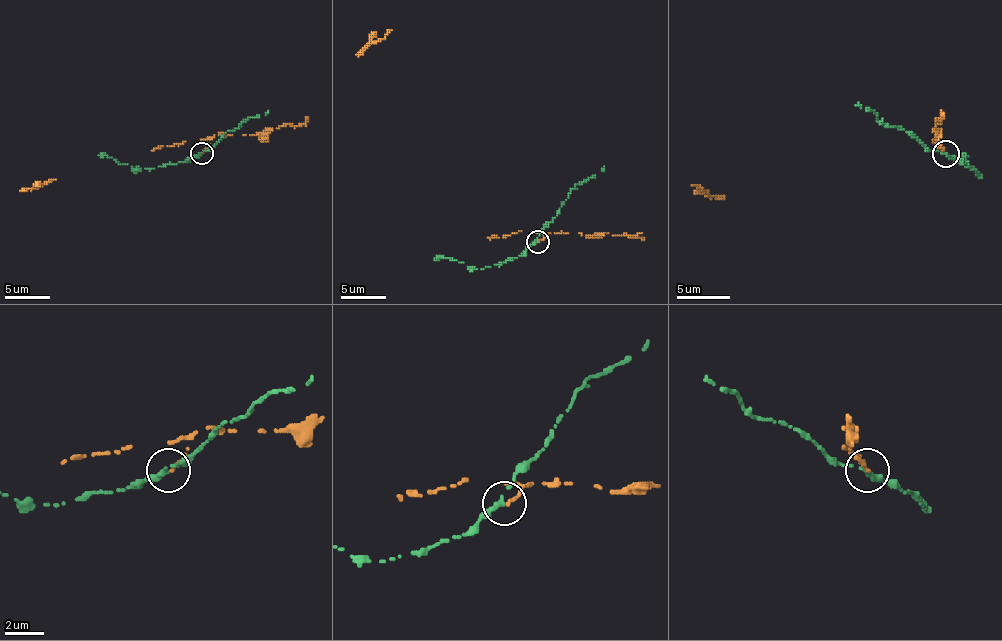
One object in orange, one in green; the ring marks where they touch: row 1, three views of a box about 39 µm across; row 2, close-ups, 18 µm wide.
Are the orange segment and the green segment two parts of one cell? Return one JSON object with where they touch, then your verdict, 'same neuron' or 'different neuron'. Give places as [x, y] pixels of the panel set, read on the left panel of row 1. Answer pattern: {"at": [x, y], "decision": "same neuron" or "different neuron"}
{"at": [201, 153], "decision": "different neuron"}

